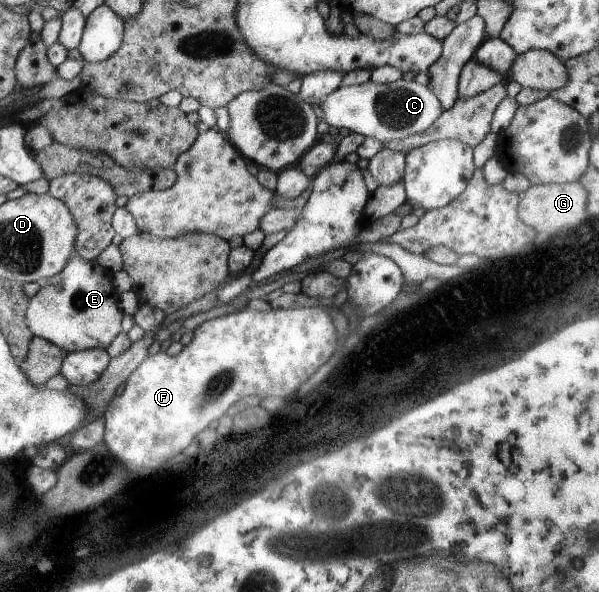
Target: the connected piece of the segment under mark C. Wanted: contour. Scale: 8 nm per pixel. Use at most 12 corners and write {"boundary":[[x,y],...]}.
{"boundary":[[397,79],[337,87],[328,126],[386,143],[443,110],[427,86]]}

